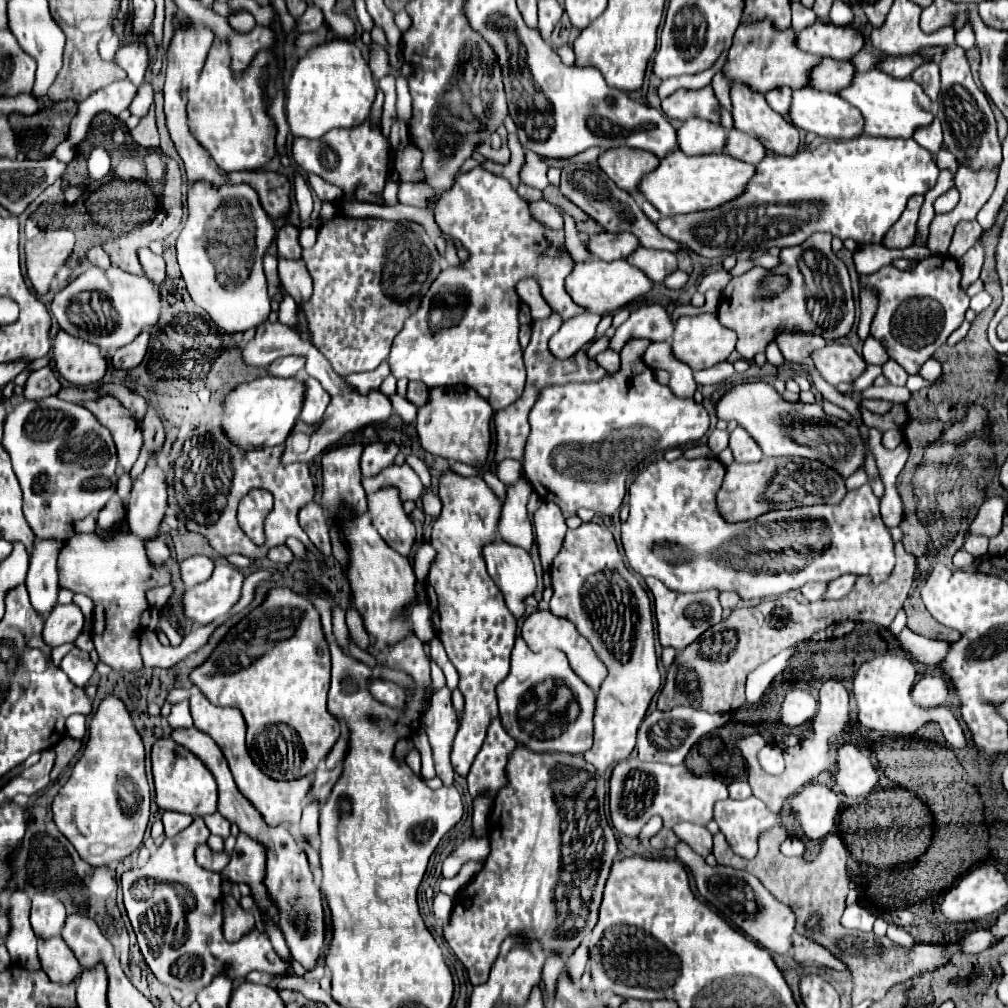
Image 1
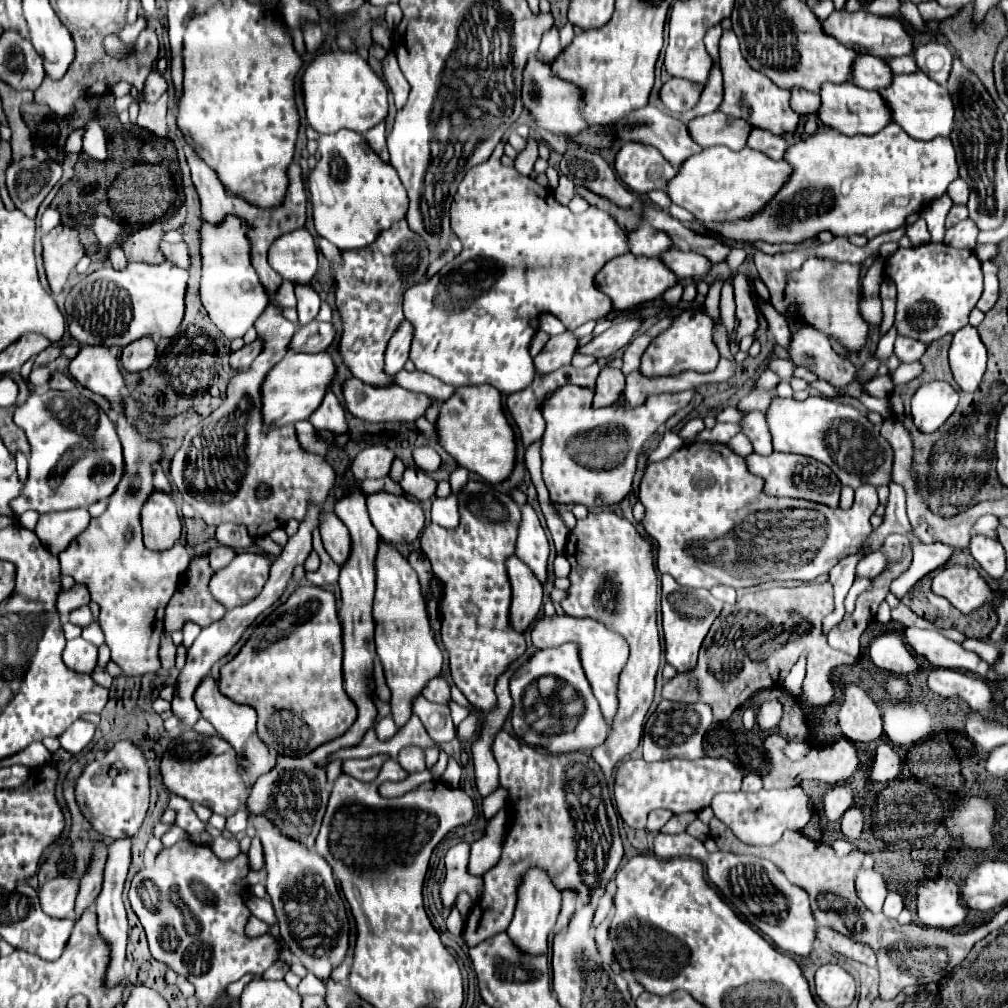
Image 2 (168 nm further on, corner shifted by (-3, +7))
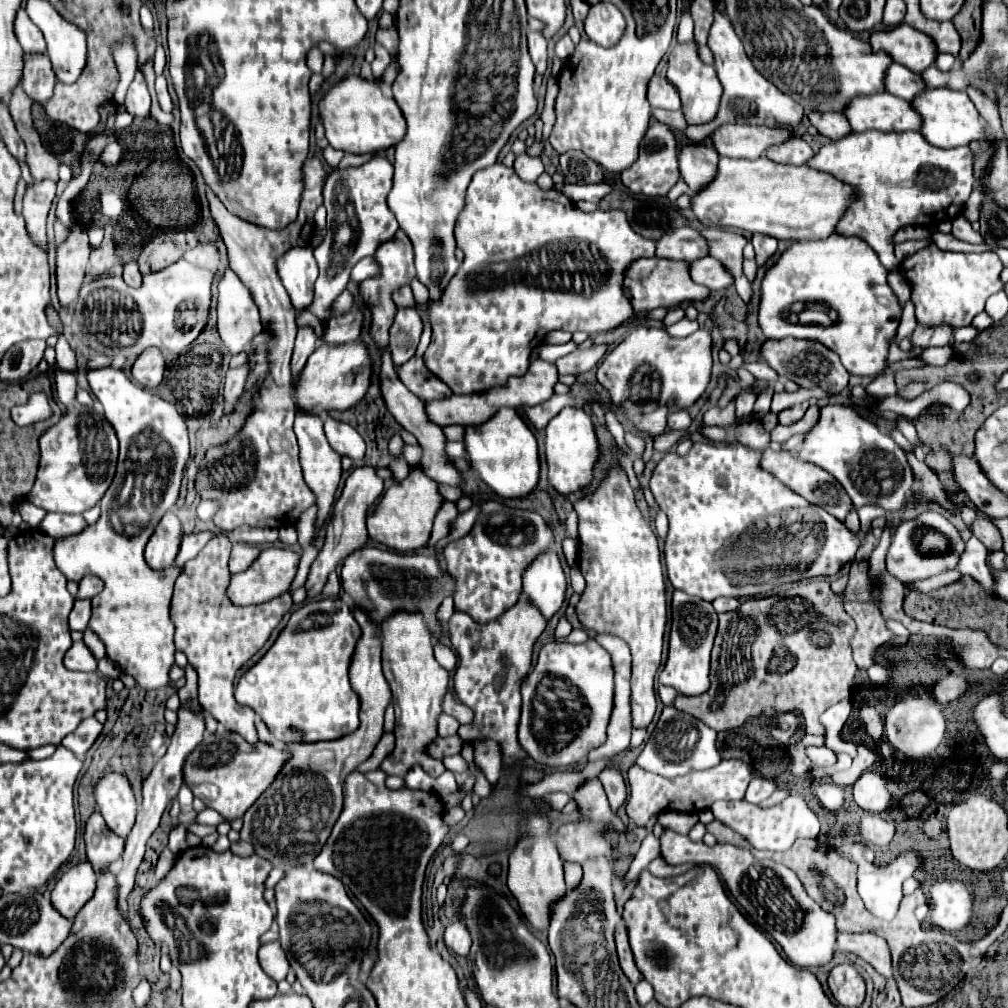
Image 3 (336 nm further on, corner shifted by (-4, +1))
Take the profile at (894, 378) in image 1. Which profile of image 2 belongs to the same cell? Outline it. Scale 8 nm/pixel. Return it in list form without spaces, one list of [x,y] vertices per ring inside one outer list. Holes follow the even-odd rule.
[[[897,337],[895,341],[895,355],[899,357],[901,363],[913,363],[919,361],[921,355],[925,353],[925,343],[917,343],[915,339],[905,339],[905,337]]]

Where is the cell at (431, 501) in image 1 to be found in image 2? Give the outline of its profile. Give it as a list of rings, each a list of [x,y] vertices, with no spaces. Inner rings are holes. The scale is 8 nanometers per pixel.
[[[451,493],[449,497],[445,499],[435,499],[433,501],[433,507],[431,507],[431,517],[433,517],[433,523],[441,525],[441,527],[457,527],[457,495]]]

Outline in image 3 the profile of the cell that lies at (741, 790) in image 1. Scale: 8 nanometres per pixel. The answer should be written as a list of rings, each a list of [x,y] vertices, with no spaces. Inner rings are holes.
[[[754,777],[748,785],[748,791],[746,791],[746,801],[748,803],[760,803],[764,799],[768,799],[774,791],[776,791],[776,783],[772,779],[764,779],[764,777]]]

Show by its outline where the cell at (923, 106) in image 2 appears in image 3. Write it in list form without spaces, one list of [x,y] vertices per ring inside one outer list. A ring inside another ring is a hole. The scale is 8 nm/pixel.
[[[928,89],[918,97],[918,101],[912,101],[914,107],[918,107],[918,113],[922,113],[924,125],[922,135],[926,141],[930,141],[934,147],[950,149],[960,145],[970,145],[972,141],[984,139],[984,123],[980,119],[980,113],[976,111],[974,103],[970,101],[966,91],[952,91],[952,89]]]

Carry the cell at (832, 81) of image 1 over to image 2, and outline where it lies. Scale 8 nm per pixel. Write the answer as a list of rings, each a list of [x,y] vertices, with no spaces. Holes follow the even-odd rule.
[[[861,53],[855,57],[853,65],[851,65],[851,79],[849,83],[861,87],[861,89],[881,89],[885,87],[885,83],[889,83],[889,75],[891,69],[885,67],[883,59]]]

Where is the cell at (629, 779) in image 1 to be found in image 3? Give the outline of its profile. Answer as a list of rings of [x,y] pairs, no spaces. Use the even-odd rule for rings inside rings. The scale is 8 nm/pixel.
[[[726,759],[712,769],[694,771],[694,773],[676,777],[676,779],[666,779],[666,777],[648,773],[638,765],[632,765],[628,771],[630,797],[626,801],[626,813],[640,827],[646,825],[648,819],[652,815],[656,815],[658,811],[674,809],[674,811],[684,811],[684,813],[696,813],[696,811],[708,809],[718,799],[724,799],[724,801],[744,799],[750,779],[752,779],[752,769],[750,769],[750,765],[746,765],[740,759]]]

